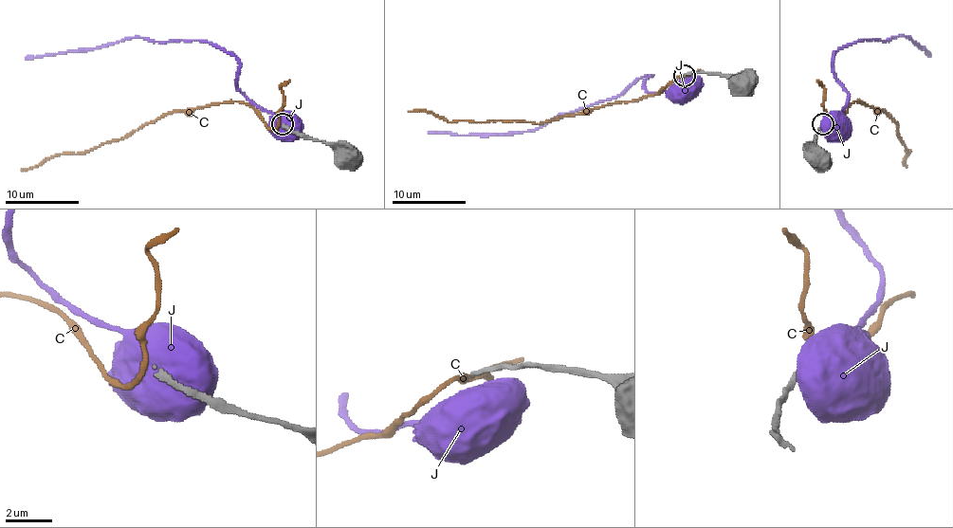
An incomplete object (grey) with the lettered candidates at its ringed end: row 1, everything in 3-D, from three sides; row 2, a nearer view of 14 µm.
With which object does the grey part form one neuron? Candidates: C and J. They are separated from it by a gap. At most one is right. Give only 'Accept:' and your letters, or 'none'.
Accept: none

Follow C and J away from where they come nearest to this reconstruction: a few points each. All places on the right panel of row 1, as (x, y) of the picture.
C: (824, 124), (832, 129), (856, 100), (891, 116), (898, 123), (898, 137), (911, 151), (904, 162), (907, 167)
J: (825, 122), (838, 128)

